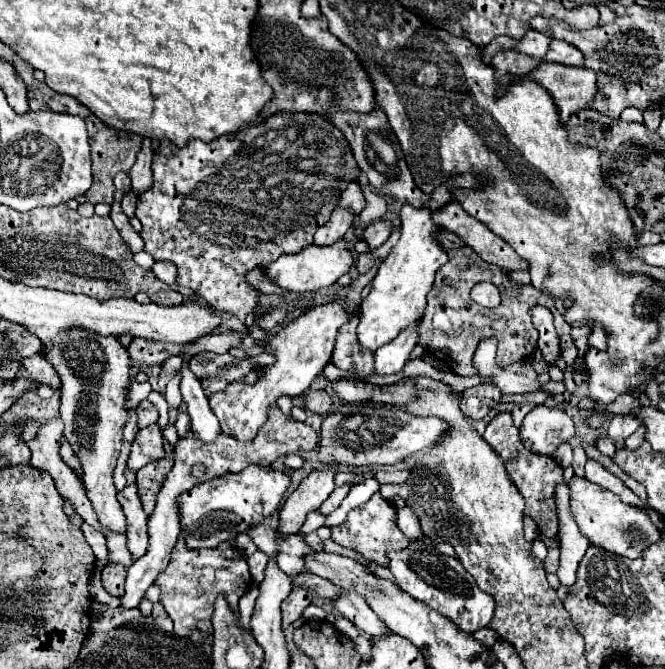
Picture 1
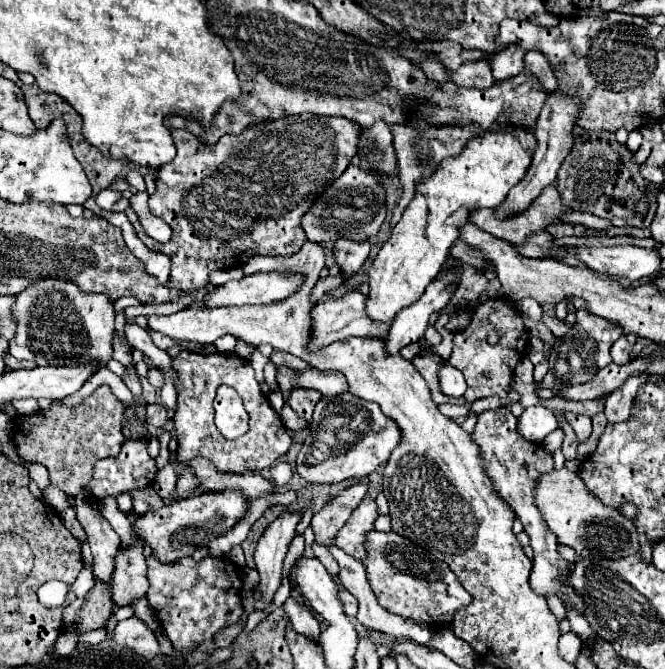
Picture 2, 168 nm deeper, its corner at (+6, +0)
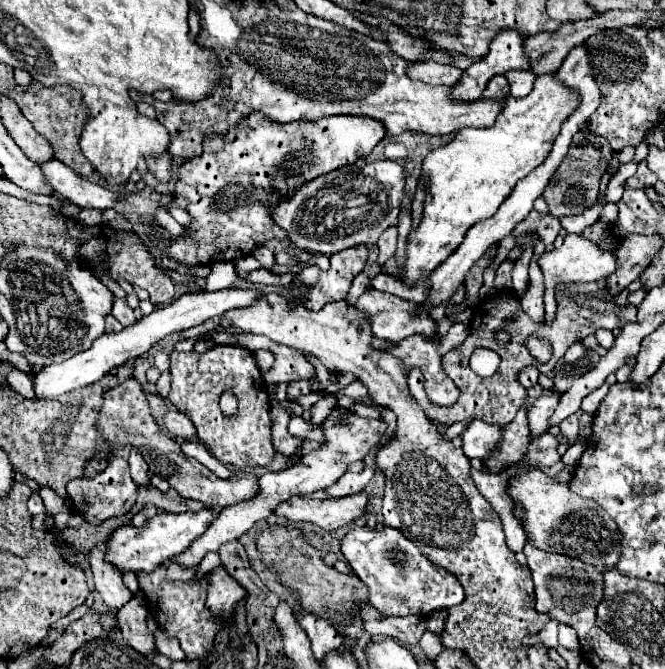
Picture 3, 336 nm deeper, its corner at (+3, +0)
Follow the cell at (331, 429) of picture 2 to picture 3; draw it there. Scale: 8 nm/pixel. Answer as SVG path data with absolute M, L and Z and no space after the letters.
M336 407L336 409L330 411L330 415L322 421L320 427L324 429L326 441L320 443L318 449L314 449L308 455L302 455L298 459L298 463L294 463L290 469L284 469L284 471L278 471L278 473L264 473L258 479L260 493L254 499L224 507L218 513L218 517L210 523L206 533L200 535L188 551L184 551L182 555L176 555L172 561L178 561L182 567L194 567L202 561L202 557L208 551L218 551L218 547L222 543L232 541L232 539L240 539L256 521L262 521L268 515L272 515L274 507L280 501L284 501L292 495L308 495L308 493L314 493L314 491L324 491L328 485L336 483L348 471L350 463L362 461L370 453L370 449L374 449L382 441L388 425L384 425L382 419L362 419L356 413L352 413L350 409Z

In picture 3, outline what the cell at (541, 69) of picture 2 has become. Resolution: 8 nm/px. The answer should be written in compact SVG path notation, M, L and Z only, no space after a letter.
M508 71L508 81L510 81L510 95L512 97L526 97L532 91L536 73L532 71Z

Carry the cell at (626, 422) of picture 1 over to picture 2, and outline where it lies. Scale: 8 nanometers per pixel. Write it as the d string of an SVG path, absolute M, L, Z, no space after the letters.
M645 373L629 377L621 387L617 387L617 391L609 393L609 397L605 401L605 411L603 411L607 421L619 423L619 421L629 419L629 411L631 411L633 399L637 395L637 389L647 383L647 377L649 375L645 375Z

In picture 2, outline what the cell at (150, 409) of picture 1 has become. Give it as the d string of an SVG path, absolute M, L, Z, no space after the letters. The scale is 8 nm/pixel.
M147 405L147 423L151 427L163 429L167 419L169 419L169 413L167 413L167 409L163 405Z

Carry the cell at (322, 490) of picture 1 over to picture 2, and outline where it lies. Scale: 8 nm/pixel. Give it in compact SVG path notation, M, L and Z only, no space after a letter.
M283 513L277 517L263 537L257 543L255 551L255 563L259 571L259 589L263 591L263 601L265 607L271 605L273 593L281 585L281 569L283 569L283 559L287 555L287 547L295 537L295 527L299 523L301 515L299 513Z

